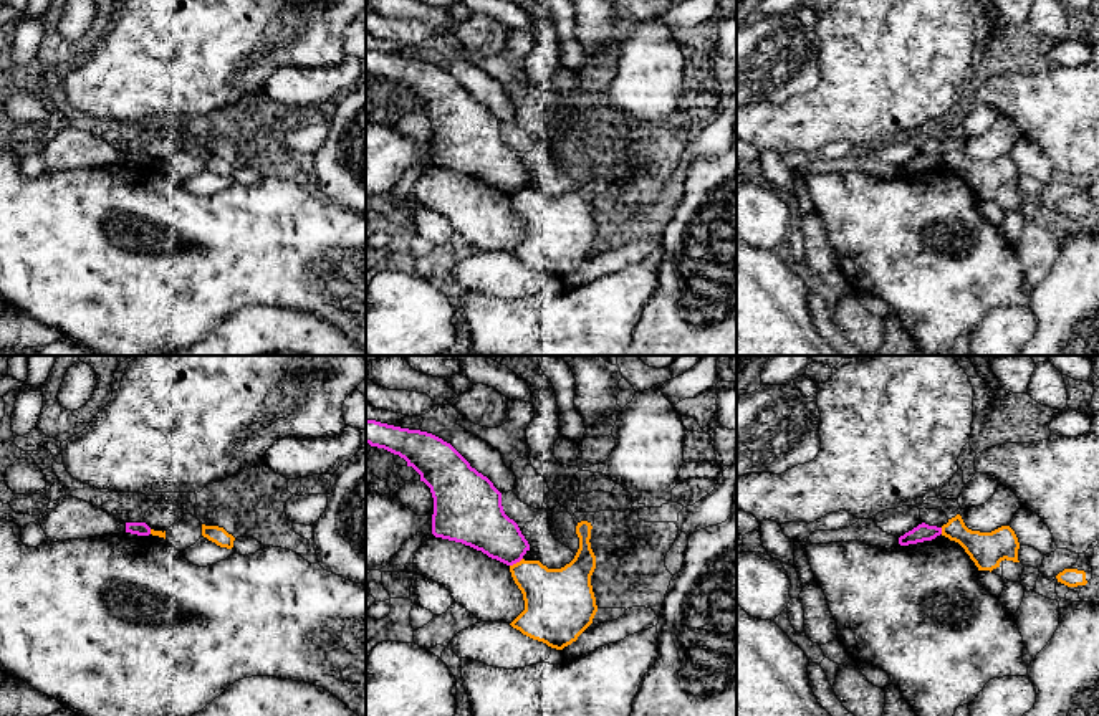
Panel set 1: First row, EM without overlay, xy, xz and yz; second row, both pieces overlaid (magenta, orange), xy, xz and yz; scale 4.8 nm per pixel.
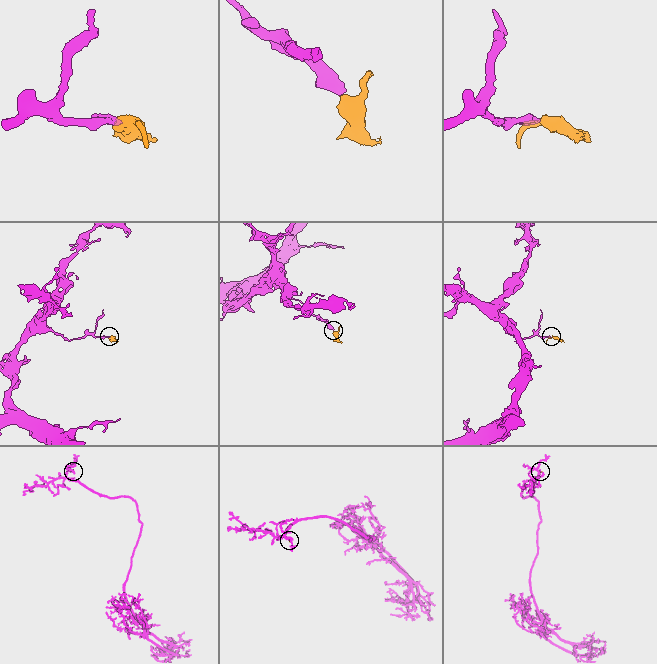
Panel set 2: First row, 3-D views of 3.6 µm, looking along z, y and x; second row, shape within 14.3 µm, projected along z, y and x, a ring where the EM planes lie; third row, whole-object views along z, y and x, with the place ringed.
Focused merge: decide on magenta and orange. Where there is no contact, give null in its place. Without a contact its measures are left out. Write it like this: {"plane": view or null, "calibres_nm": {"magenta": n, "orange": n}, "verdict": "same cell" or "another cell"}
{"plane": "xz", "calibres_nm": {"magenta": 240, "orange": 280}, "verdict": "another cell"}

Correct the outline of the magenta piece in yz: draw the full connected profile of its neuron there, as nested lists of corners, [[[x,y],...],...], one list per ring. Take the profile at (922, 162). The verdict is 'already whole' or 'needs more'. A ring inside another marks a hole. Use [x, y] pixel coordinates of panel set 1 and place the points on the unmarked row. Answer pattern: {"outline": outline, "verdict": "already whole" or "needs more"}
{"outline": [[[922,152],[917,157],[914,157],[912,160],[900,165],[899,174],[909,175],[909,174],[924,172],[924,170],[932,170],[940,164],[942,164],[942,157],[929,155],[929,154]]], "verdict": "already whole"}

